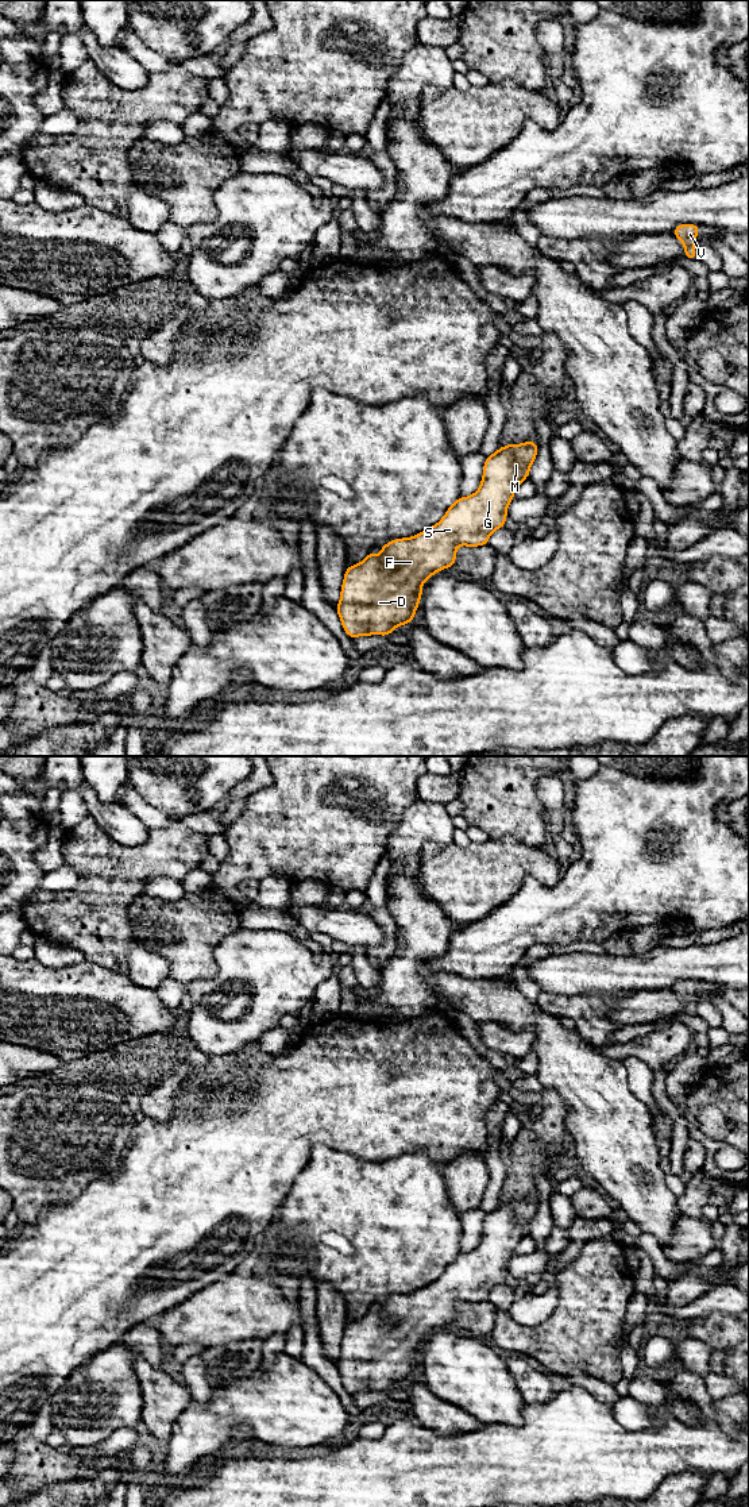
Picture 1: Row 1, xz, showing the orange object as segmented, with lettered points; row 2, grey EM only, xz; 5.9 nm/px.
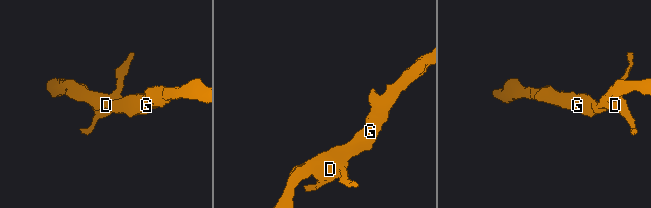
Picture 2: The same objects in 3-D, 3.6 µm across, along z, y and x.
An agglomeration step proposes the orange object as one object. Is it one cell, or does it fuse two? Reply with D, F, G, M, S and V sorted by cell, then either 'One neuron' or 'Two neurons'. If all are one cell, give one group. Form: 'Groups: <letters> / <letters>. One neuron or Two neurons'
Groups: D F G M S V. One neuron

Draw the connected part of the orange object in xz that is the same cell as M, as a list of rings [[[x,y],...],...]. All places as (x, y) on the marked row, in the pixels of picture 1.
[[[533,440],[499,447],[484,459],[479,489],[468,497],[459,497],[437,524],[412,537],[393,539],[381,547],[379,555],[371,551],[360,563],[348,566],[336,606],[344,632],[351,639],[387,636],[394,628],[412,623],[421,602],[422,583],[455,564],[456,548],[489,544],[490,535],[505,527],[507,506],[520,483],[529,478],[537,452],[538,444]]]

